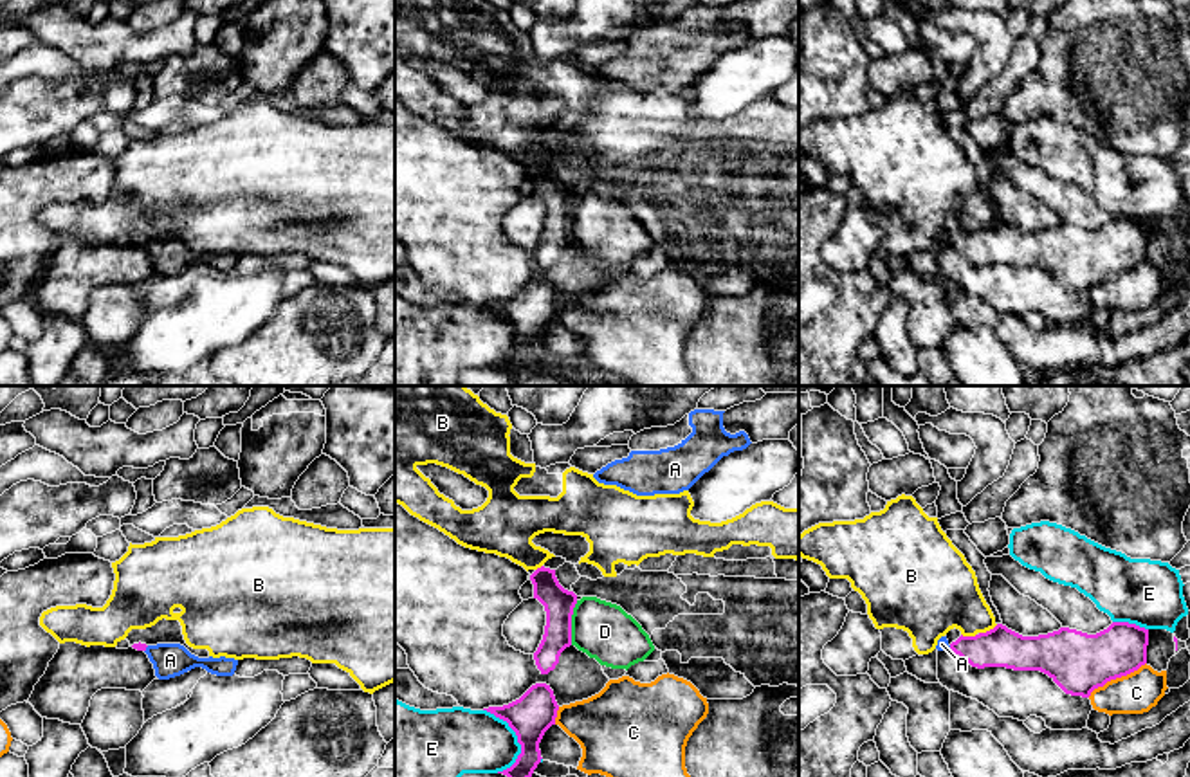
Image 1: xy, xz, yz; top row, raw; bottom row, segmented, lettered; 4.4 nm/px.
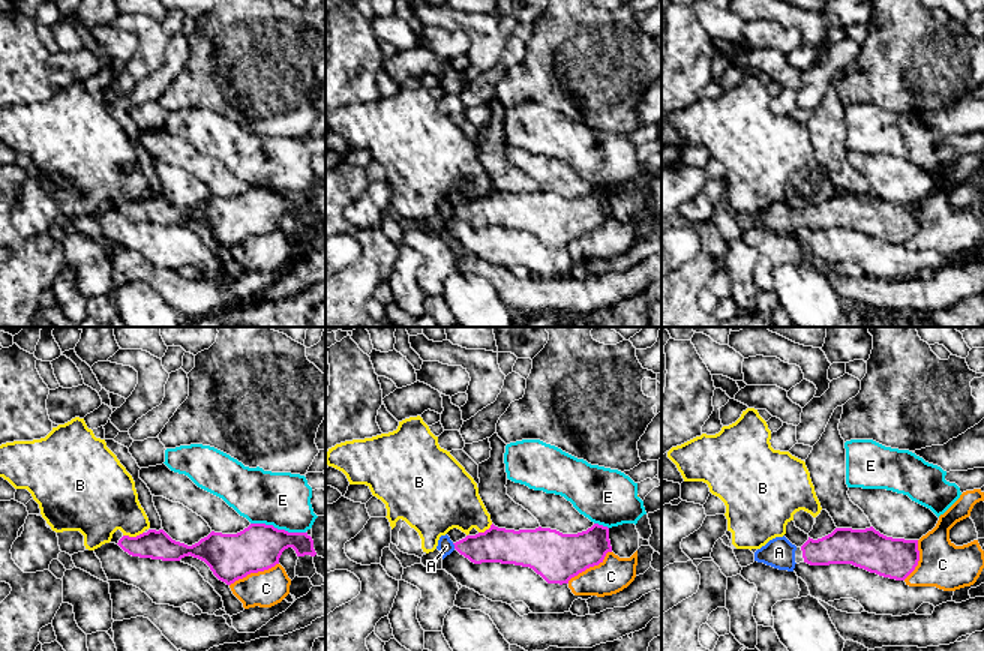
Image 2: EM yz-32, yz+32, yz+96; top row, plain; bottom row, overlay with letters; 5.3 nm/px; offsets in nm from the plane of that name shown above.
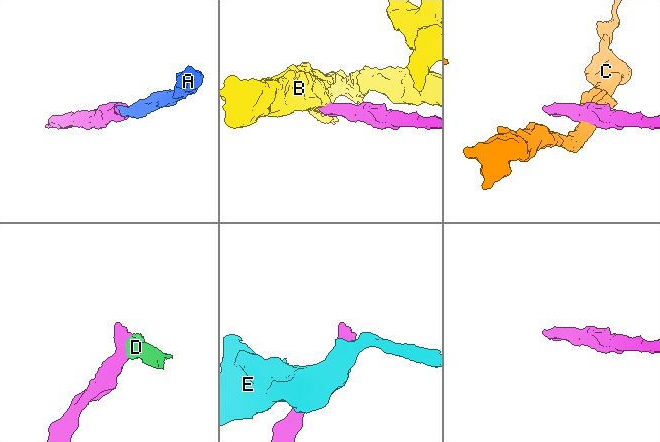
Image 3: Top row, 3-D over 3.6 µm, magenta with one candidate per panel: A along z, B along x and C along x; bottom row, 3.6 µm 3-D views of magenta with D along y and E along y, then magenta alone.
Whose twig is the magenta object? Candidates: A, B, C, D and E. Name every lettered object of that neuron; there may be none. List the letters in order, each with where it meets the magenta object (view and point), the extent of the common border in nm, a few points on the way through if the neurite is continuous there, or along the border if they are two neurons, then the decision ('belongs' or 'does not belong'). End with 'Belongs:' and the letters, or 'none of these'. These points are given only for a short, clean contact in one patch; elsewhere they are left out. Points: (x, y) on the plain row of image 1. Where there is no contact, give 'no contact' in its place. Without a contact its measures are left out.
A: xy (145, 246) | 40 nm | across xy (139, 242), (145, 246), (170, 256) | belongs
B: yz (990, 226) | 100 nm | along yz (997, 220), (979, 229) | does not belong
C: yz (1116, 273) | 300 nm | along yz (1145, 258), (1125, 271), (1107, 276), (1088, 292) | does not belong
D: xz (570, 219) | 200 nm | along xz (577, 197), (572, 208), (570, 240) | does not belong
E: xz (518, 334) | 300 nm | along xz (484, 305), (502, 314), (520, 341), (518, 354), (502, 368) | does not belong
Belongs: A

